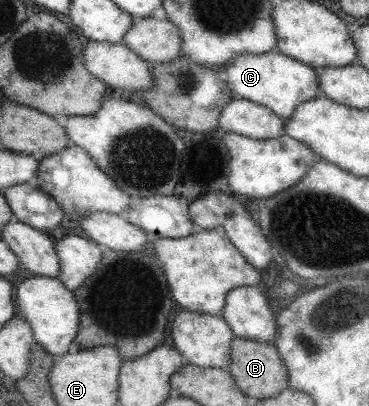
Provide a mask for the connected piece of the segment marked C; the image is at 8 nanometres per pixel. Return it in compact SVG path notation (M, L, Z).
M276 50L264 54L240 54L224 68L226 83L234 96L266 107L288 120L298 104L320 95L314 70Z

